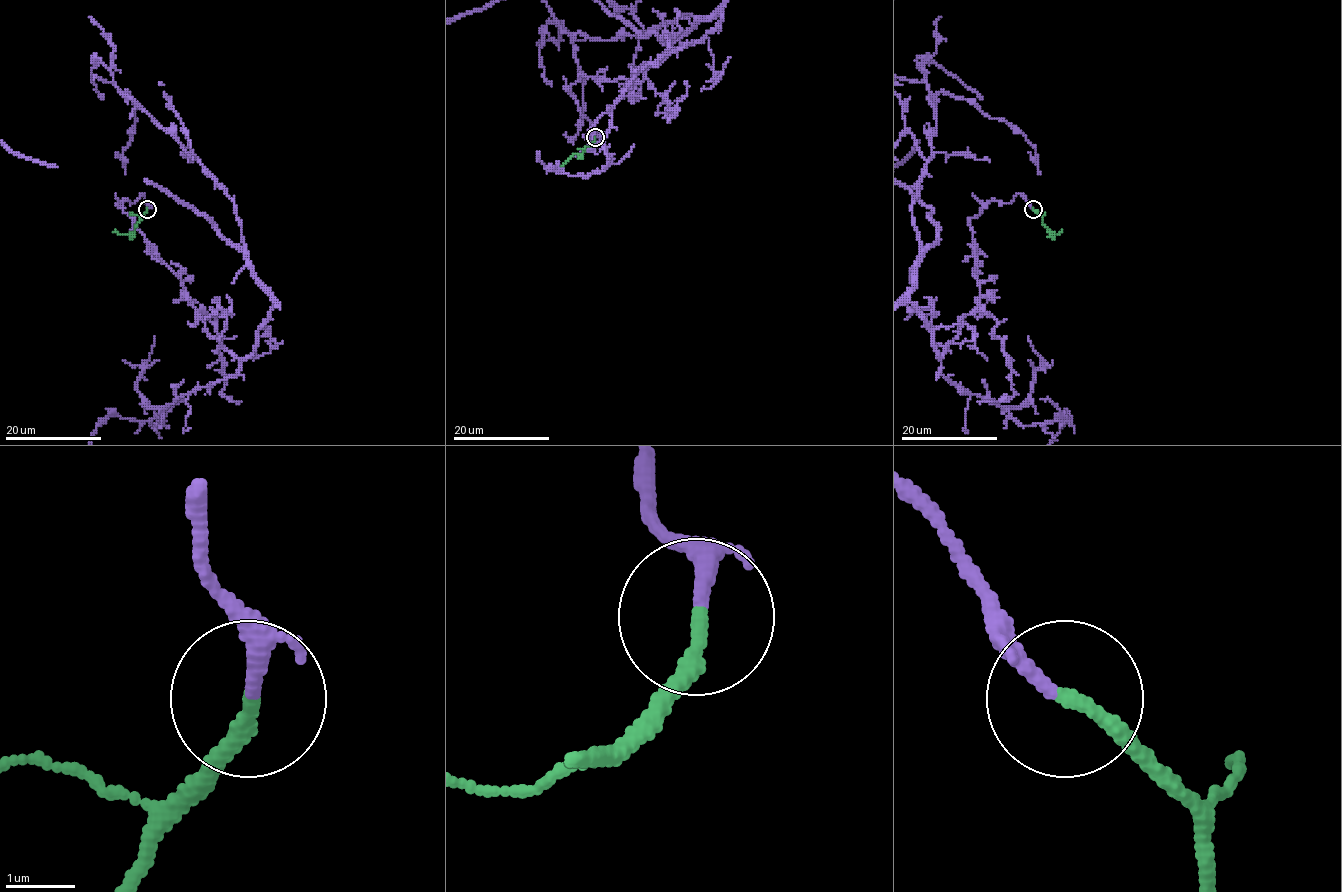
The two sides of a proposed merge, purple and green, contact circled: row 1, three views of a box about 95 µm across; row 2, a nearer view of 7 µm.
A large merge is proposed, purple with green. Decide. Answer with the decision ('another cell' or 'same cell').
same cell

